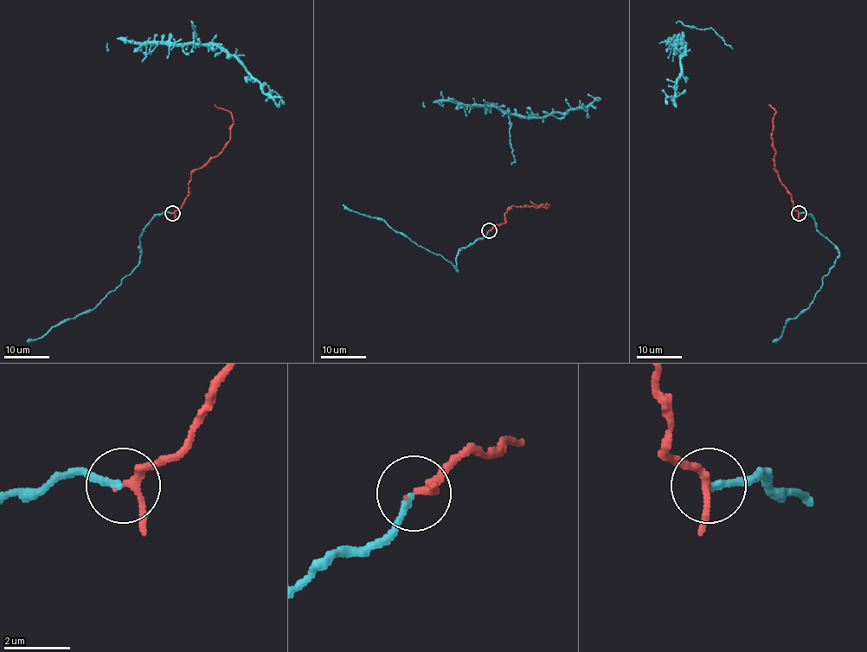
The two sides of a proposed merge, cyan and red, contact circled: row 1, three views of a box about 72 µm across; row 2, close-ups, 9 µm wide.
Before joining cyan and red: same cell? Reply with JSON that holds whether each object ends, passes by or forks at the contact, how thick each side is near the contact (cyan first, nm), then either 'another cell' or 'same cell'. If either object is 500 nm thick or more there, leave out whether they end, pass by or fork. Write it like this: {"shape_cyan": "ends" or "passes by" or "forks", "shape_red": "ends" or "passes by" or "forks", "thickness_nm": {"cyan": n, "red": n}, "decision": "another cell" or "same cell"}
{"shape_cyan": "ends", "shape_red": "passes by", "thickness_nm": {"cyan": 190, "red": 200}, "decision": "same cell"}

